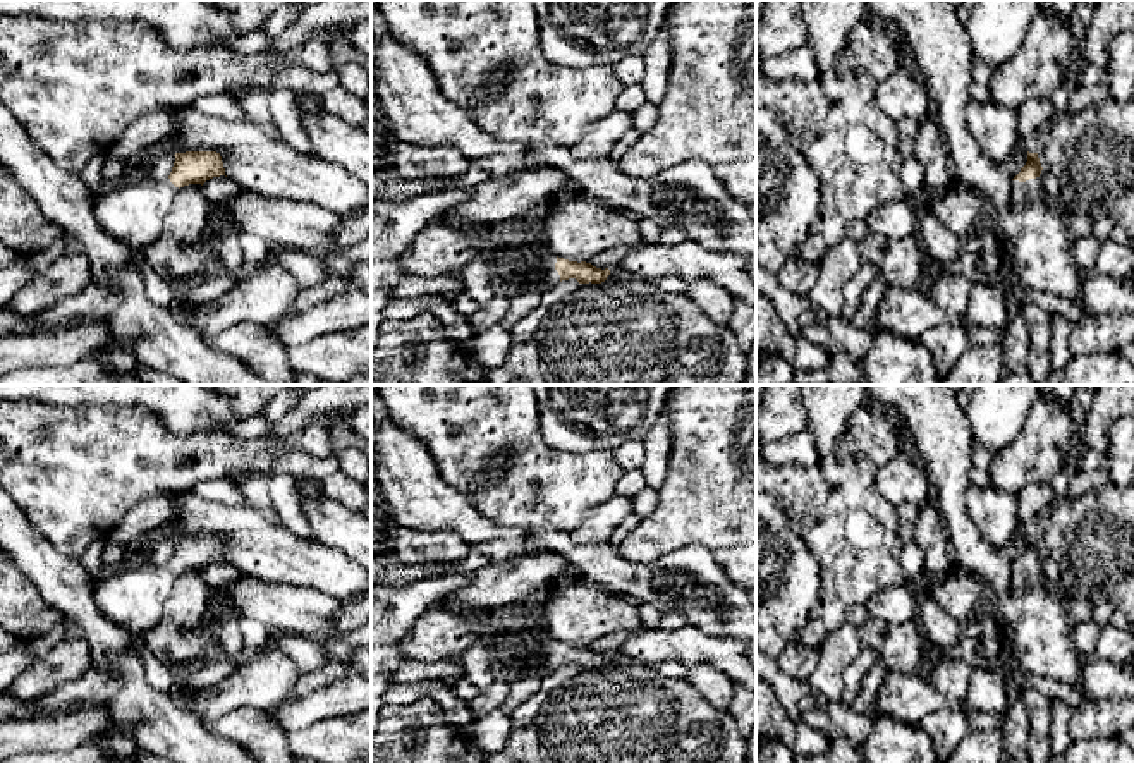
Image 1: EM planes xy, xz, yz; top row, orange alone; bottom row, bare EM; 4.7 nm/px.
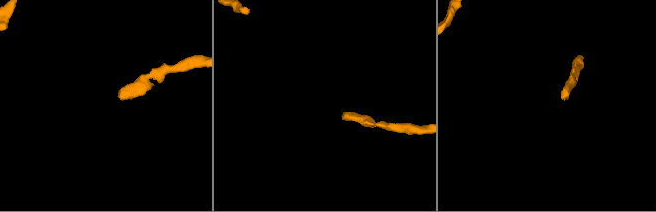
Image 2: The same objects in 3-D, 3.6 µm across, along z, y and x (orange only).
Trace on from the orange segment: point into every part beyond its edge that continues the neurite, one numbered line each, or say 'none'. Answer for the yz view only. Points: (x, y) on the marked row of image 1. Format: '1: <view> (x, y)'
1: yz (1023, 193)

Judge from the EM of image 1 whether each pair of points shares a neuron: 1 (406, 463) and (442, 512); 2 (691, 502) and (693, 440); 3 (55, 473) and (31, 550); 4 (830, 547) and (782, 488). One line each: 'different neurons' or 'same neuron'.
1: same neuron
2: same neuron
3: different neurons
4: same neuron

